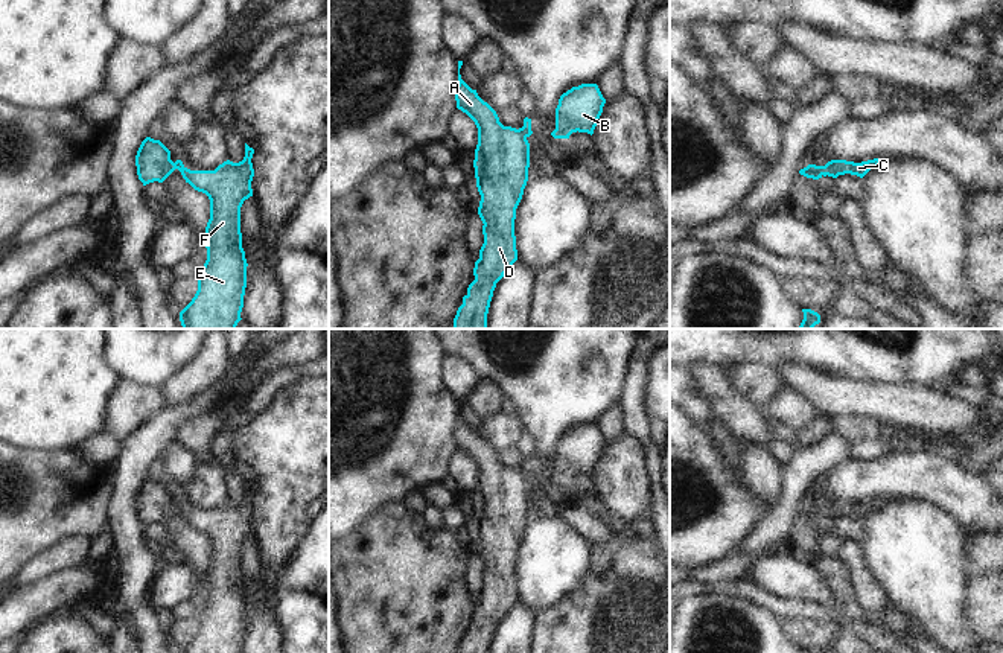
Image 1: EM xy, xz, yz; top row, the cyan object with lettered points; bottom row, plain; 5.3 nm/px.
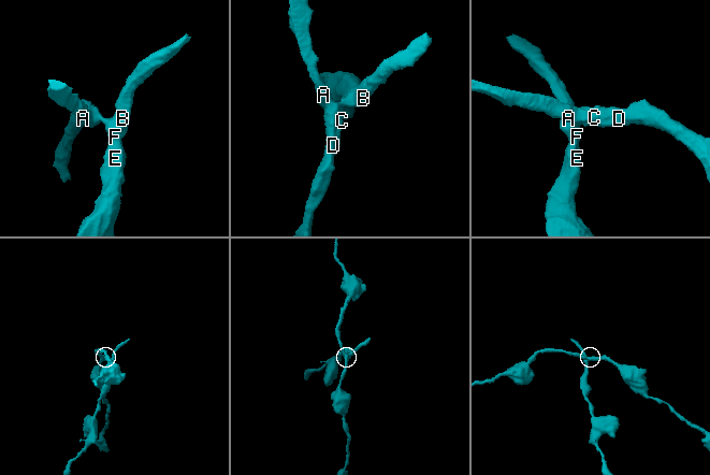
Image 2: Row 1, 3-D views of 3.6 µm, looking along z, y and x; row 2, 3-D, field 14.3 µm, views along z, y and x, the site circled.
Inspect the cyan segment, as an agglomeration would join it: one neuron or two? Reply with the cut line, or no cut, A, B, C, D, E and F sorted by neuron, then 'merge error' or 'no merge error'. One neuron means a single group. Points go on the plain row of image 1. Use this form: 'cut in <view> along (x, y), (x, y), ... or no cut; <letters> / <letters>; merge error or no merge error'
cut in yz along (807, 507), (818, 513), (818, 519); A C D / B E F; merge error

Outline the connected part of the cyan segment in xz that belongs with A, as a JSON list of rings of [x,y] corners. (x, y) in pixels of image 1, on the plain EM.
[[[458,402],[455,441],[478,469],[473,508],[484,585],[475,603],[475,621],[457,653],[489,653],[496,624],[517,601],[514,560],[528,522],[530,484],[524,469],[504,467],[496,452],[461,420],[461,406]]]

